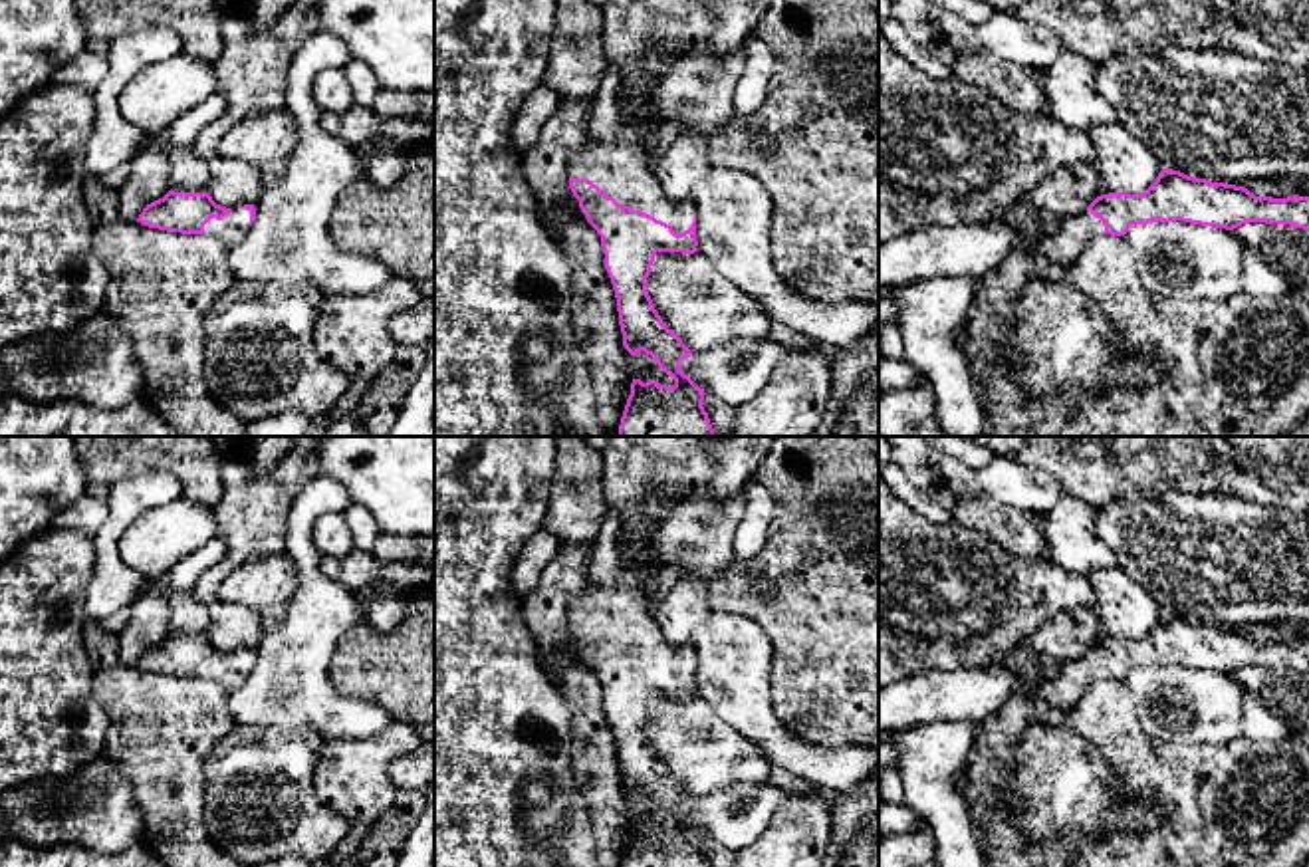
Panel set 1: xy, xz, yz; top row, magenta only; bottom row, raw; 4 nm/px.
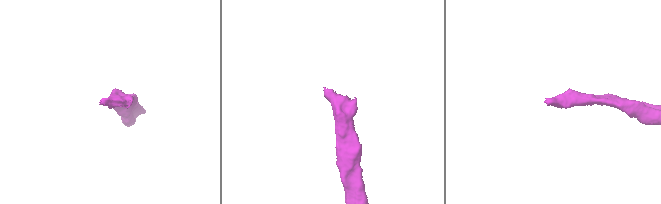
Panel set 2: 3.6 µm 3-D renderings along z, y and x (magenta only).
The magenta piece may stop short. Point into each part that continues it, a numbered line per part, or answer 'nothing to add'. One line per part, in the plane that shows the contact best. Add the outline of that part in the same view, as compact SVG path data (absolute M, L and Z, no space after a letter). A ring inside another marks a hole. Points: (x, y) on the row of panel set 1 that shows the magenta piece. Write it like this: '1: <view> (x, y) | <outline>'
1: xz (621, 167) | M619 87L619 111L623 115L625 125L631 129L629 139L613 139L601 141L595 137L587 137L571 155L567 163L569 177L589 179L597 185L605 194L613 196L619 204L629 206L633 210L643 210L656 220L662 220L672 226L676 234L690 228L696 208L690 200L672 200L658 181L653 175L653 159L647 153L647 133L656 127L656 89L645 91L643 95L631 95L623 87Z

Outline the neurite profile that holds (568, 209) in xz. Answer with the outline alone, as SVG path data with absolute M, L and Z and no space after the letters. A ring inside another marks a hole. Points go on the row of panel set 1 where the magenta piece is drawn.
M567 188L567 196L555 204L555 208L543 218L543 226L561 240L563 228L569 220L581 218L587 222L585 214L579 208L579 200Z

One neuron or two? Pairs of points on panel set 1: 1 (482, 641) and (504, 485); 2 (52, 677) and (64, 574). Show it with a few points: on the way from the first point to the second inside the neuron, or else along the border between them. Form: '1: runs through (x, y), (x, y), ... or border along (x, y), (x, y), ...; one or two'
1: runs through (482, 602), (482, 524); one
2: runs through (44, 651), (44, 600); one

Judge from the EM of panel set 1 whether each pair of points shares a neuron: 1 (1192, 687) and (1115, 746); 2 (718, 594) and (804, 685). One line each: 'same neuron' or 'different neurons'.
1: different neurons
2: same neuron

